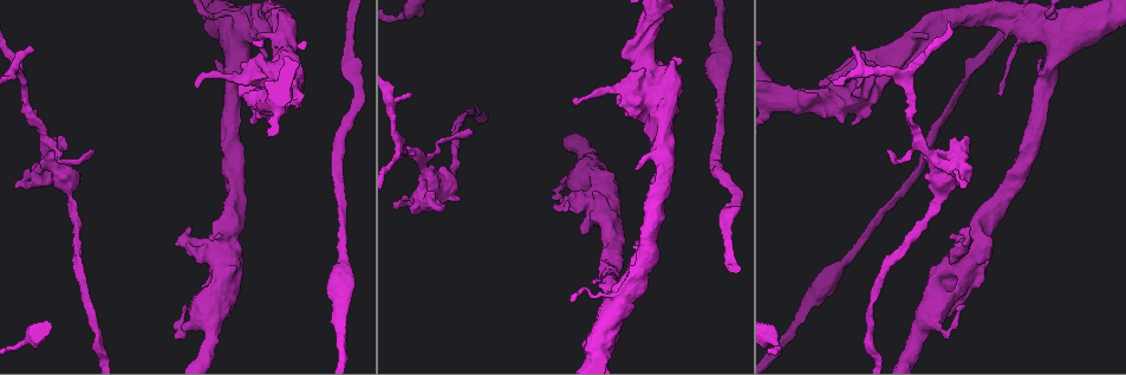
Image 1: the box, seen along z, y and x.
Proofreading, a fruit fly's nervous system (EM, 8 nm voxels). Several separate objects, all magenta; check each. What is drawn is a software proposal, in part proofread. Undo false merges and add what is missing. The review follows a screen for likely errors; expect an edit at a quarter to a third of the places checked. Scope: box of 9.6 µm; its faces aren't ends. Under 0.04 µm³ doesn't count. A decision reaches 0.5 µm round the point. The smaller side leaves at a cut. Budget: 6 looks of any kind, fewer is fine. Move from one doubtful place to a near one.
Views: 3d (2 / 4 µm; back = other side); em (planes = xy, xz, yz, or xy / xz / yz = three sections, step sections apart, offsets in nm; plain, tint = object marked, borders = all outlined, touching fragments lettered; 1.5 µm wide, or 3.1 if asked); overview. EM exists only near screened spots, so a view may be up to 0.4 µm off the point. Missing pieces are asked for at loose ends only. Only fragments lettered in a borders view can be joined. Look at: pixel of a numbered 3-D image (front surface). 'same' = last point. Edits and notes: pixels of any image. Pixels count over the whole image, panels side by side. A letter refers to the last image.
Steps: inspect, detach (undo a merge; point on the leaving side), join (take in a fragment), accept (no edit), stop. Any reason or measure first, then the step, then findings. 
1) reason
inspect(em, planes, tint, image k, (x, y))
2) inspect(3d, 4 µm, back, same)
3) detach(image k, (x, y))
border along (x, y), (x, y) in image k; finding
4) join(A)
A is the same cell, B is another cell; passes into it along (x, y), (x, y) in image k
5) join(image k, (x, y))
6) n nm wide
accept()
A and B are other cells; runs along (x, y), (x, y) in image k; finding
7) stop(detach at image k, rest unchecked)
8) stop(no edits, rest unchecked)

free end
inspect(3d, 4 µm, back, image 1, (413, 94))

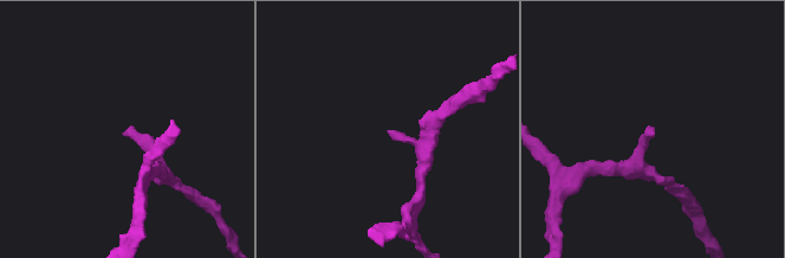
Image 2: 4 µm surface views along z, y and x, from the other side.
inspect(em, planes, tint, image 2, (390, 130))

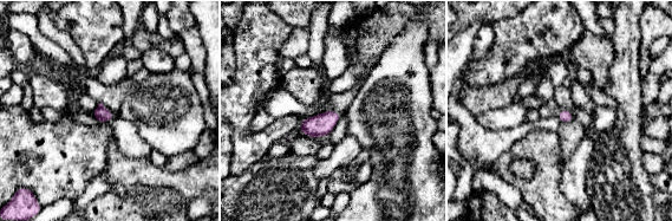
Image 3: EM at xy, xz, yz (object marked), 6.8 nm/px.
see the neighbours
inspect(em, planes, borders, same)

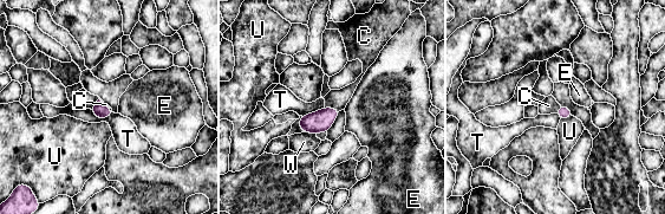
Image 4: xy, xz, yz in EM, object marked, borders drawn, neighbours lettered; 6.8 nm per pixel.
join(C)
C is the same cell, E, T, U and W are other cells; passes into it along (318, 122), (333, 108), (338, 99) in image 4; it goes on there

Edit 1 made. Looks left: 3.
inspect(3d, 4 µm, image 1, (867, 117))

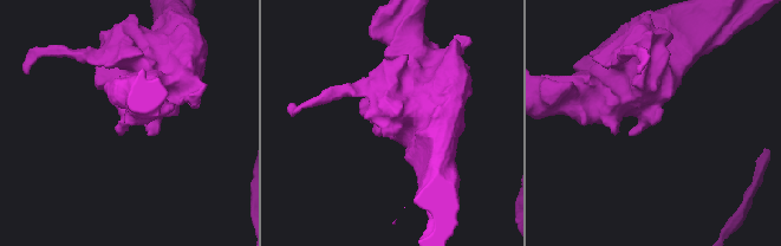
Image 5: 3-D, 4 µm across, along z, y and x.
inspect(em, planes, tint, image 5, (653, 123))

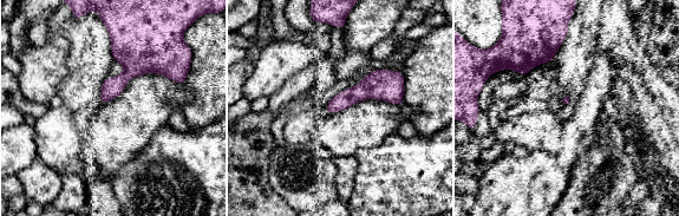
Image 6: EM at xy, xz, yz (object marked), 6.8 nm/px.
inspect(em, planes, borders, same)

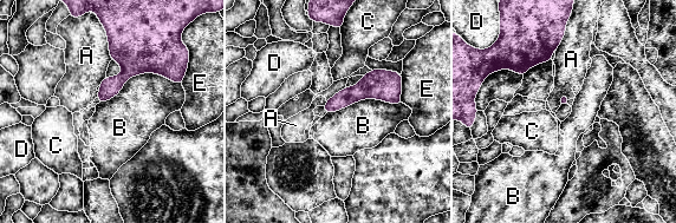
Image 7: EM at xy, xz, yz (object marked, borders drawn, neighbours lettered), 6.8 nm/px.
B touches over 600 nm
accept()
A, B, C, D and E are other cells; none of them fits

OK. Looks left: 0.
stop(join at image 4, rest unchecked)

